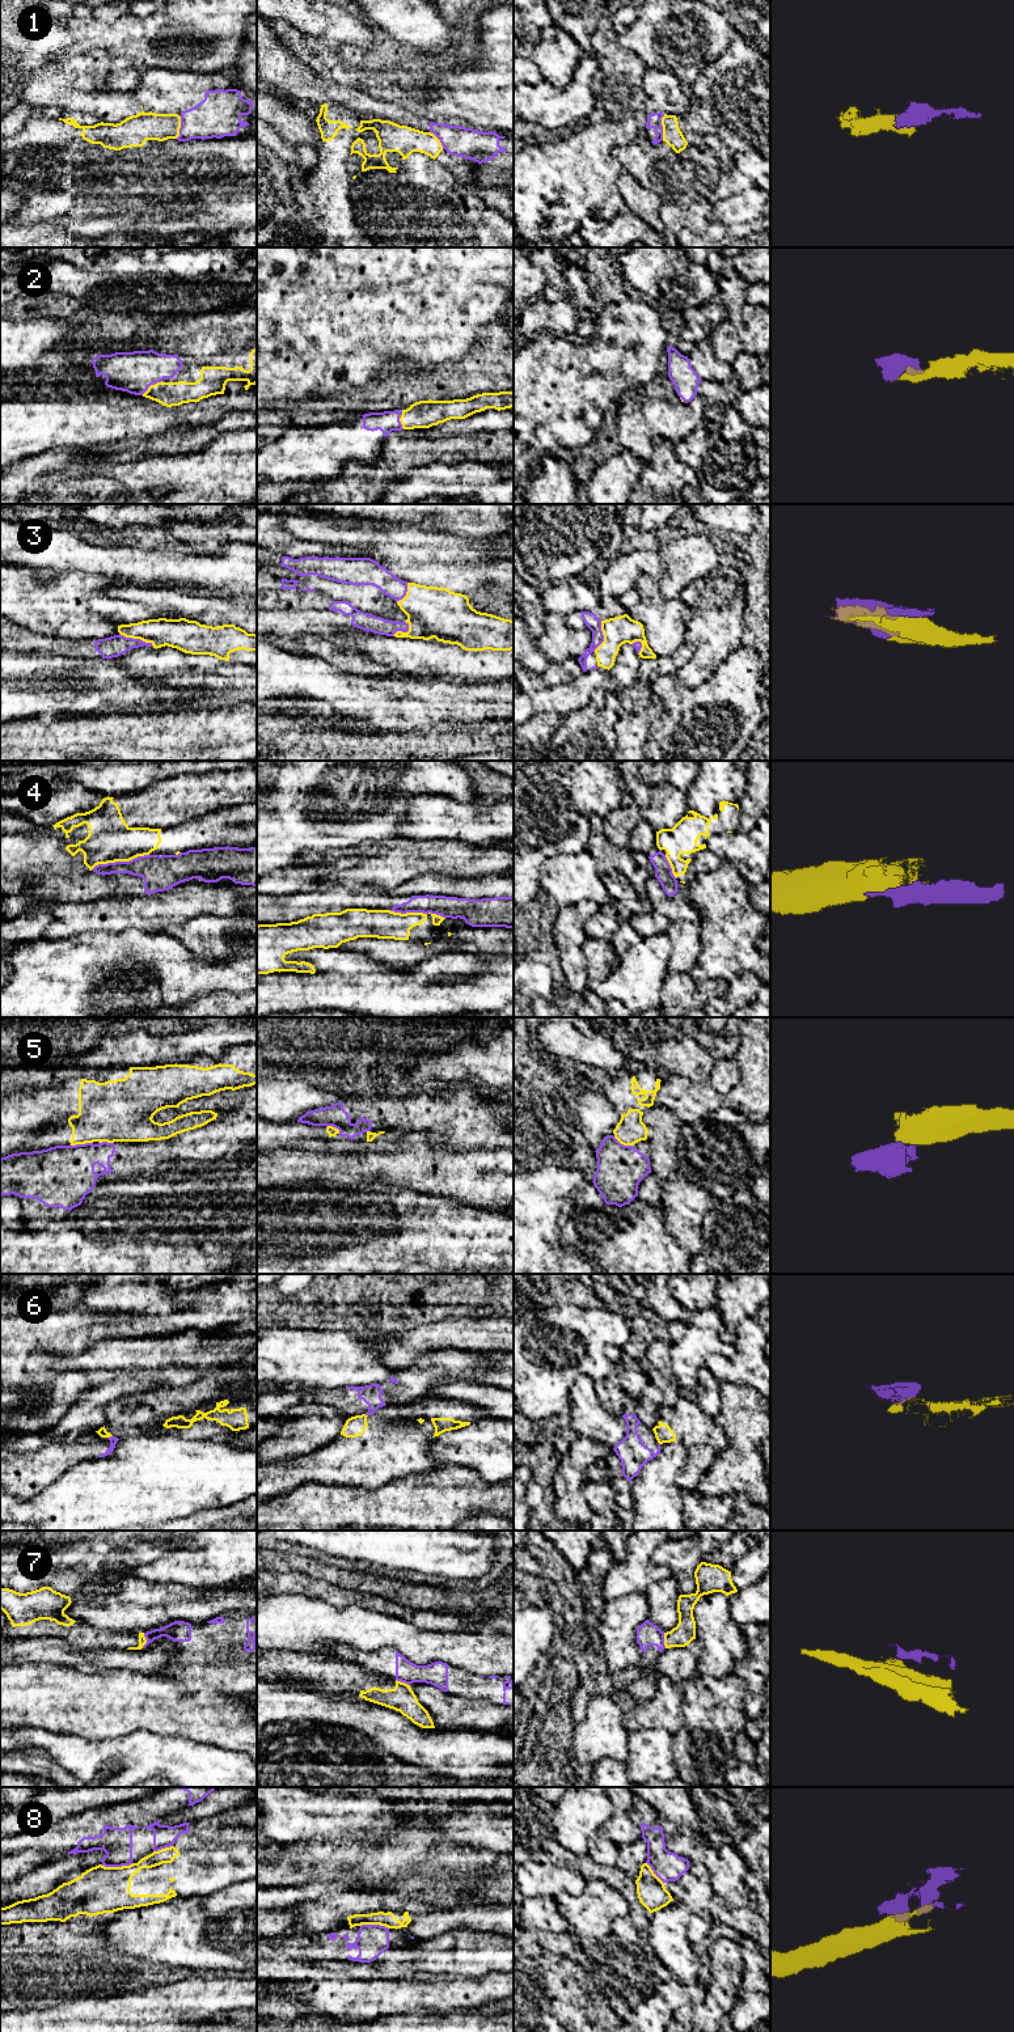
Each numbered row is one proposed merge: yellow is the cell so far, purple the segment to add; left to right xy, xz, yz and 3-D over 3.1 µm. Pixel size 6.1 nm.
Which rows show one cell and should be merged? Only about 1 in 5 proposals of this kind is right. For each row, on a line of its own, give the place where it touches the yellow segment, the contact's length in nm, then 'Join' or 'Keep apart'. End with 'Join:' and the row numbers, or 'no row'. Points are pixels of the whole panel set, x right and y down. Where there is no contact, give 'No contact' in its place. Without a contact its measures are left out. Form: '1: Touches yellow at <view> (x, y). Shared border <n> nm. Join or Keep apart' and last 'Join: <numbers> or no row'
1: Touches yellow at yz (663, 127). Shared border 160 nm. Keep apart
2: Touches yellow at xy (151, 385). Shared border 160 nm. Join
3: Touches yellow at xy (136, 638). Shared border 240 nm. Join
4: Touches yellow at xy (119, 860). Shared border 380 nm. Keep apart
5: Touches yellow at xy (80, 1143). Shared border 140 nm. Keep apart
6: Touches yellow at xy (110, 1435). Shared border 30 nm. Keep apart
7: Touches yellow at xy (146, 1641). Shared border 100 nm. Keep apart
8: Touches yellow at xy (117, 1867). Shared border 200 nm. Keep apart
Join: 2, 3

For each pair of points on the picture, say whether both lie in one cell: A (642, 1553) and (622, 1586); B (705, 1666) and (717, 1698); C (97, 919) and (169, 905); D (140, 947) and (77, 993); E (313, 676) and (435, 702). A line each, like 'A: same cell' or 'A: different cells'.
A: same cell
B: different cells
C: same cell
D: same cell
E: same cell

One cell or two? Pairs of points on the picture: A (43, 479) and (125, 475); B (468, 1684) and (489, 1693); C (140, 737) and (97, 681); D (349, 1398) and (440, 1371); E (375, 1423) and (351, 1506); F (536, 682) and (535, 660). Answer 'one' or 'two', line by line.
A: one
B: one
C: two
D: one
E: two
F: two

